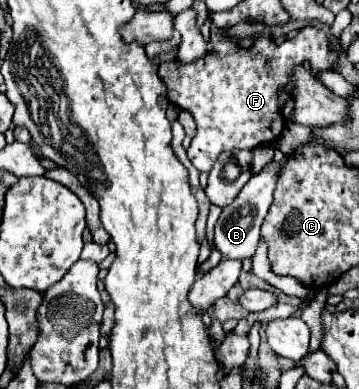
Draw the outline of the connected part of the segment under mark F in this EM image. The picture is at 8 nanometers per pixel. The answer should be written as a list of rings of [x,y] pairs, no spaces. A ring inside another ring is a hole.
[[[305,26],[297,32],[295,38],[285,40],[281,44],[275,44],[269,38],[255,38],[253,48],[241,50],[239,54],[231,54],[223,60],[215,58],[213,54],[207,54],[207,56],[203,56],[203,58],[199,58],[191,64],[181,64],[177,60],[175,62],[161,62],[159,64],[159,76],[163,78],[163,82],[167,86],[169,100],[173,104],[177,104],[181,110],[191,112],[195,116],[195,122],[197,122],[197,146],[195,146],[195,140],[193,140],[193,146],[189,146],[189,150],[187,150],[187,156],[193,162],[193,166],[199,172],[209,172],[211,166],[215,164],[215,158],[223,150],[231,150],[231,148],[253,150],[259,144],[277,142],[279,134],[285,126],[285,120],[283,120],[279,104],[277,104],[277,90],[287,84],[287,74],[291,72],[291,68],[295,64],[311,60],[311,72],[315,74],[323,68],[331,68],[335,58],[337,56],[329,46],[327,36],[317,28]]]

